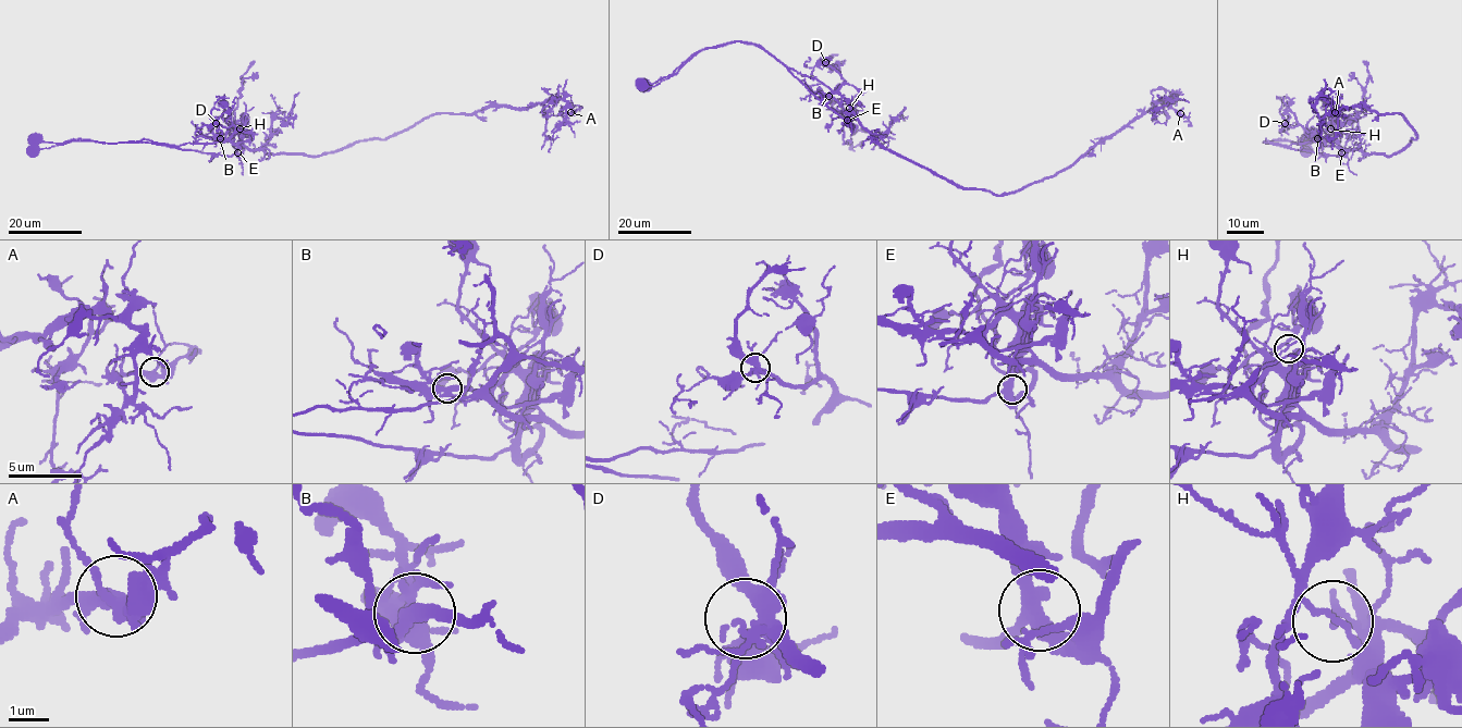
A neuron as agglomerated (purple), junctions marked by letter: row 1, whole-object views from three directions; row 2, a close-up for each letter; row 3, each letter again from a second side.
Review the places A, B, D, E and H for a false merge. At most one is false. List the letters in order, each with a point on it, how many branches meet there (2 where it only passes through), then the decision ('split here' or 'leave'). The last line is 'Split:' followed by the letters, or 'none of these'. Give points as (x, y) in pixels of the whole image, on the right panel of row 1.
A: place (1335, 112); branches 3; leave
B: place (1317, 138); branches 3; leave
D: place (1285, 123); branches 2; leave
E: place (1341, 152); branches 3; leave
H: place (1330, 128); branches 2; split here
Split: H

